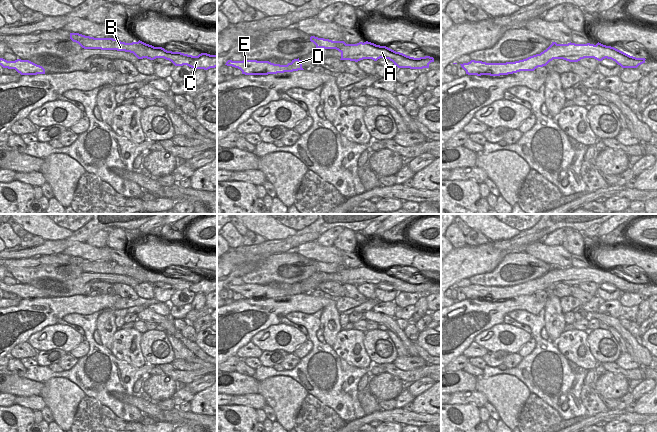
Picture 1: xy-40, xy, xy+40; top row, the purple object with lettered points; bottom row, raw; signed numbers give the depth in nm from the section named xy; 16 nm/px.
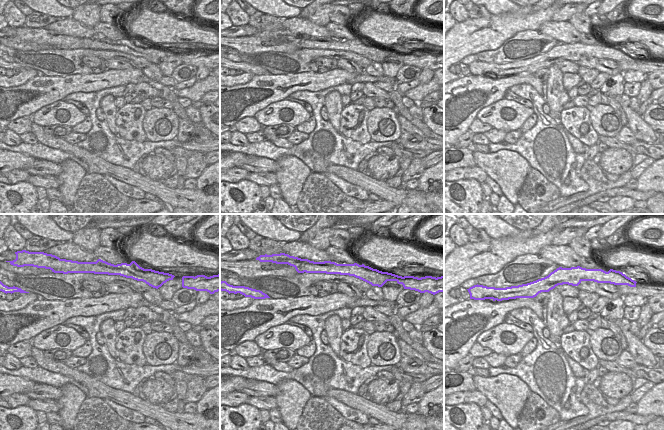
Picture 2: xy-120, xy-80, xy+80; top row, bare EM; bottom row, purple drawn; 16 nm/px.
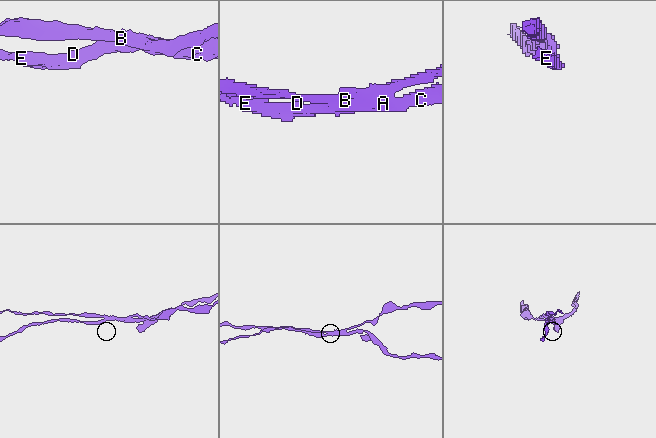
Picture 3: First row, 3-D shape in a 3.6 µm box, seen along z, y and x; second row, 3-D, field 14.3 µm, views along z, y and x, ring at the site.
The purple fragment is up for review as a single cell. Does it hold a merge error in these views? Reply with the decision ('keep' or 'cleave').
cleave

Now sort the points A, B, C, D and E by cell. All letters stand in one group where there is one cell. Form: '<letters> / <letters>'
A C D E / B

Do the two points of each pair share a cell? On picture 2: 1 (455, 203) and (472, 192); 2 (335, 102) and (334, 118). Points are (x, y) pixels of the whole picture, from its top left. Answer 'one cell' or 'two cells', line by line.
1: one cell
2: one cell

